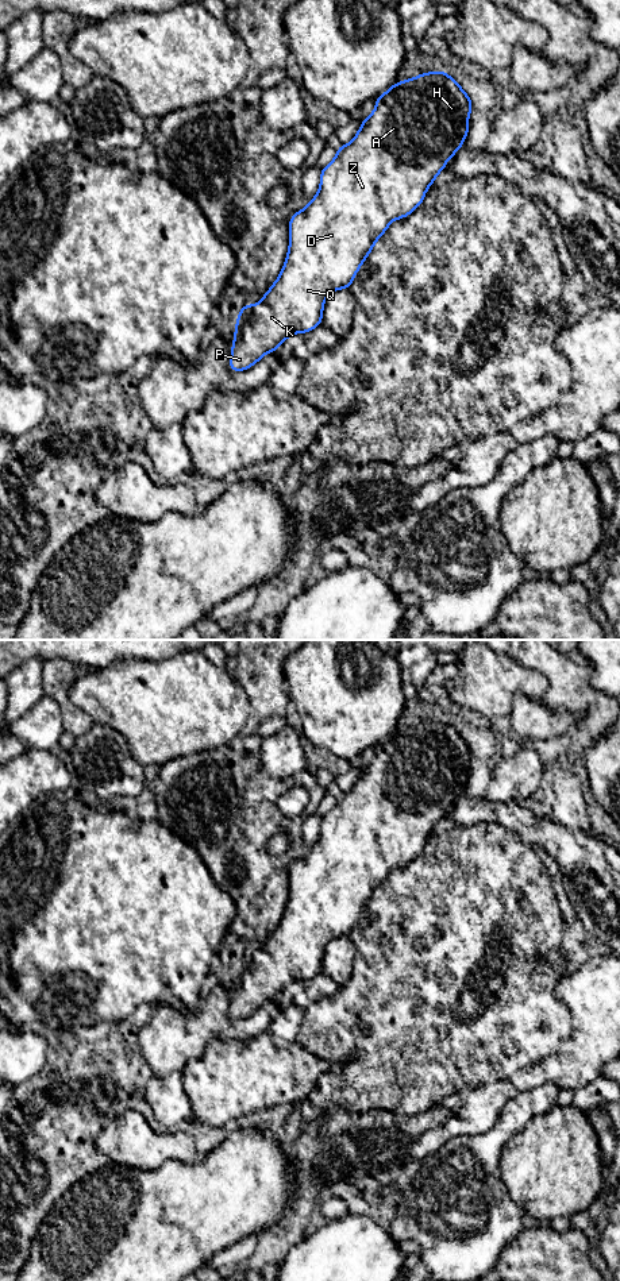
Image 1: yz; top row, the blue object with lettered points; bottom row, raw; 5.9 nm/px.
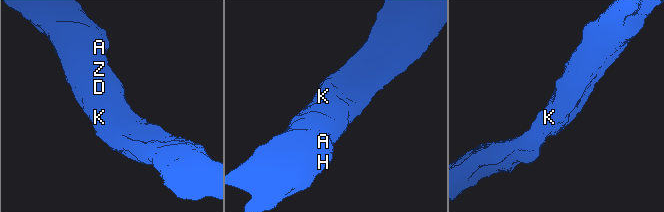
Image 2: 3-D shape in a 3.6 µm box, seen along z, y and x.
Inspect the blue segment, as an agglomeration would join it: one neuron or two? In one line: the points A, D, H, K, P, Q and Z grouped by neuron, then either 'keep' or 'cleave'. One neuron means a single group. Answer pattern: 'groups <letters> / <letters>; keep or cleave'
groups A D H K P Q Z; keep

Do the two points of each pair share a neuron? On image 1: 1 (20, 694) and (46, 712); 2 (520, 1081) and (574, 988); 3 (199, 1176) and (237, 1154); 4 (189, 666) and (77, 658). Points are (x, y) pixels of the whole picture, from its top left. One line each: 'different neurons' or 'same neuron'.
1: different neurons
2: same neuron
3: same neuron
4: different neurons

